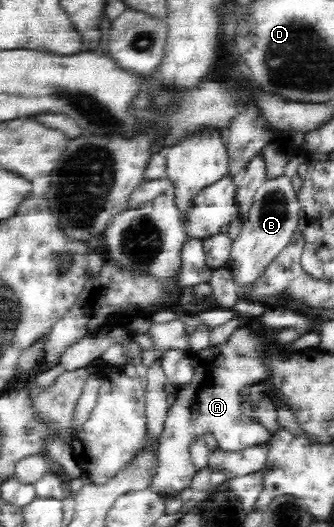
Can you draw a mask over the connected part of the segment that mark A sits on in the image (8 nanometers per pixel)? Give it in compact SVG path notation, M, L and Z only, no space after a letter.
M243 324L227 342L209 347L205 355L192 356L196 361L197 374L190 384L180 387L180 393L169 409L149 485L152 492L163 498L176 497L193 484L192 478L197 471L190 461L188 443L196 435L203 436L210 431L218 445L230 451L251 445L265 446L268 430L253 419L247 400L239 396L239 388L262 382L268 377L263 354L272 343L268 335L260 335Z

